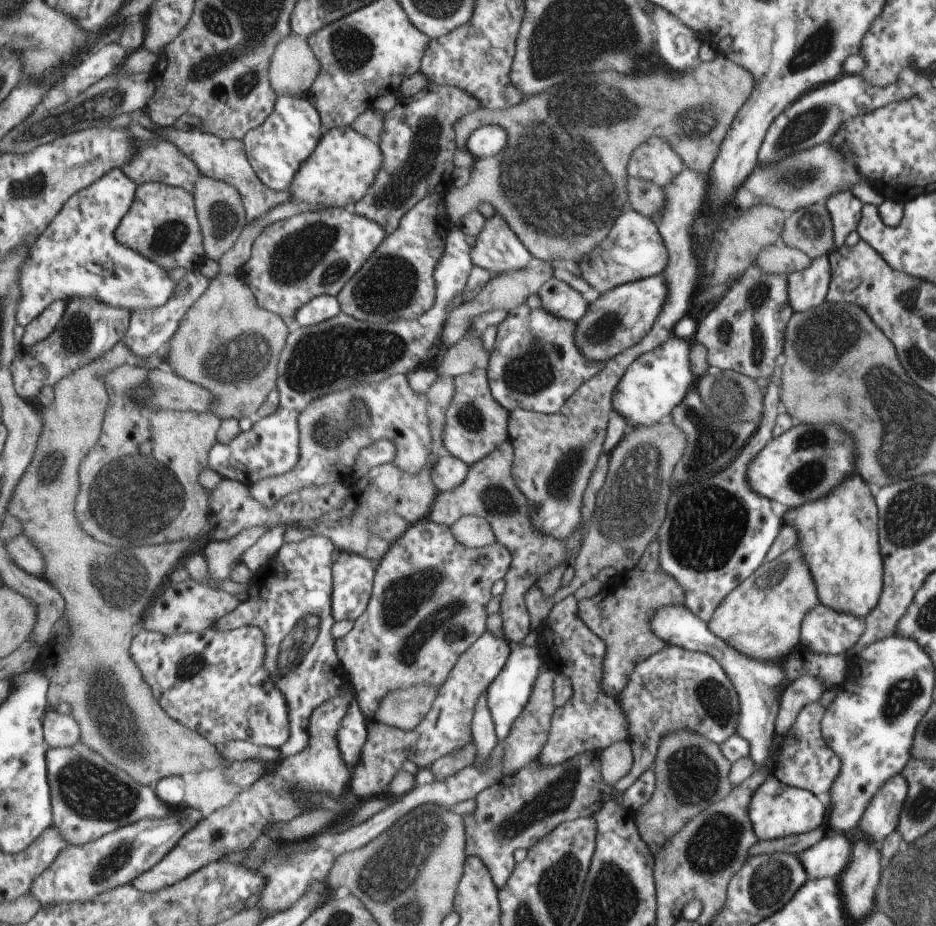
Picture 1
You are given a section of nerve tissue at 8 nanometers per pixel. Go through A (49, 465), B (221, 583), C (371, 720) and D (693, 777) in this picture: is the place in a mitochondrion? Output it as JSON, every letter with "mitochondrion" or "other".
{"A":"mitochondrion","B":"other","C":"other","D":"mitochondrion"}

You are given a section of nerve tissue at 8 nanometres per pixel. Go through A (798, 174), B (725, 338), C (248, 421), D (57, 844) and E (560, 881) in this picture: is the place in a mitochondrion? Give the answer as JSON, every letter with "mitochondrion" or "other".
{"A":"mitochondrion","B":"mitochondrion","C":"other","D":"other","E":"mitochondrion"}

